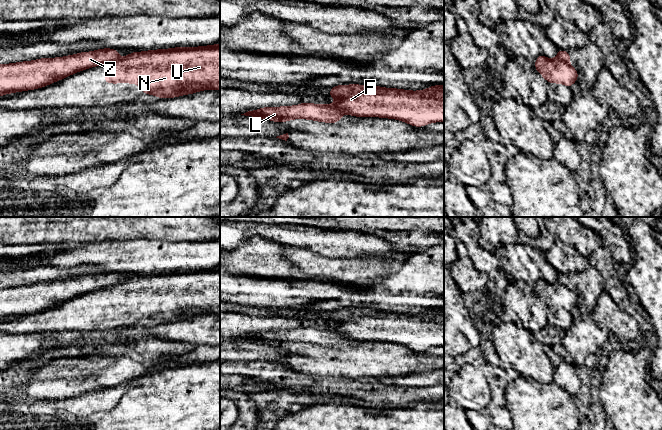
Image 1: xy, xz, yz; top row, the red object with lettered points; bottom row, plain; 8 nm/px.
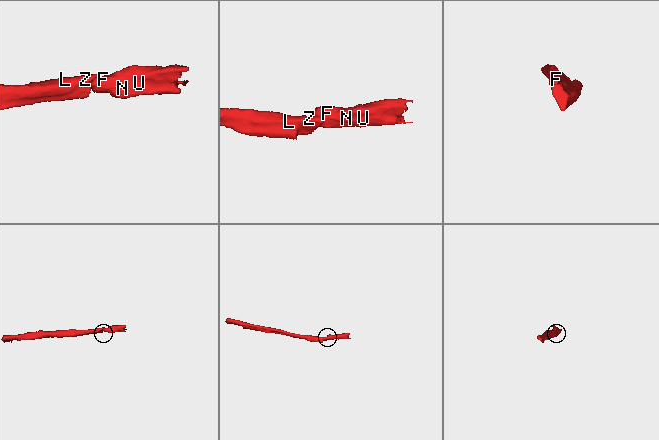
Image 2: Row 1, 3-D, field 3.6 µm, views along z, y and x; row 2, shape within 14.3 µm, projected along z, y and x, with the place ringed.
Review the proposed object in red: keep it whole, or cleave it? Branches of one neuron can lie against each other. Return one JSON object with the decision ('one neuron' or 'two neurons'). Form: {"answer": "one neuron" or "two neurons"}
{"answer": "two neurons"}

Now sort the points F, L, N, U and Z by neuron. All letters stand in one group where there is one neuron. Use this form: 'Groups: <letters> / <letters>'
Groups: F N U / L Z

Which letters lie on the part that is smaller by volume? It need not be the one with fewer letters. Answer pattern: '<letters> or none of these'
F, N, U

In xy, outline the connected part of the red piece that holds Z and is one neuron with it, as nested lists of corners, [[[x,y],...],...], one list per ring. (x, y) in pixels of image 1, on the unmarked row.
[[[105,272],[59,282],[0,289],[0,320],[41,312],[78,295],[109,288],[119,282],[116,273]]]

